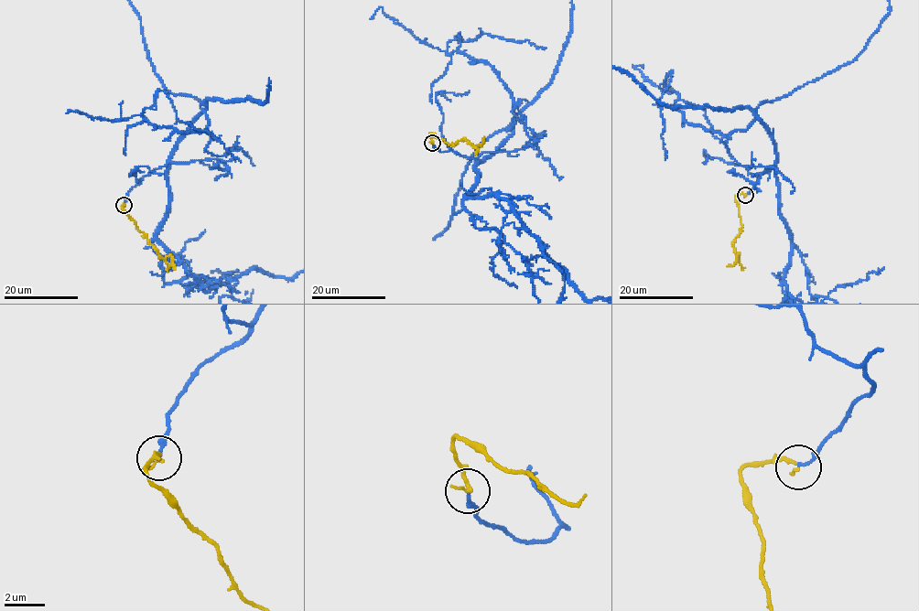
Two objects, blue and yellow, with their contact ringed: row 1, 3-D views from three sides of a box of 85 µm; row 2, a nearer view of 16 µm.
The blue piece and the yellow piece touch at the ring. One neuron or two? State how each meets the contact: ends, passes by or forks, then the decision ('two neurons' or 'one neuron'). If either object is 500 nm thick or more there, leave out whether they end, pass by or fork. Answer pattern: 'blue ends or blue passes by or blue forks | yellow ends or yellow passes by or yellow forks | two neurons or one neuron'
blue ends | yellow ends | one neuron

